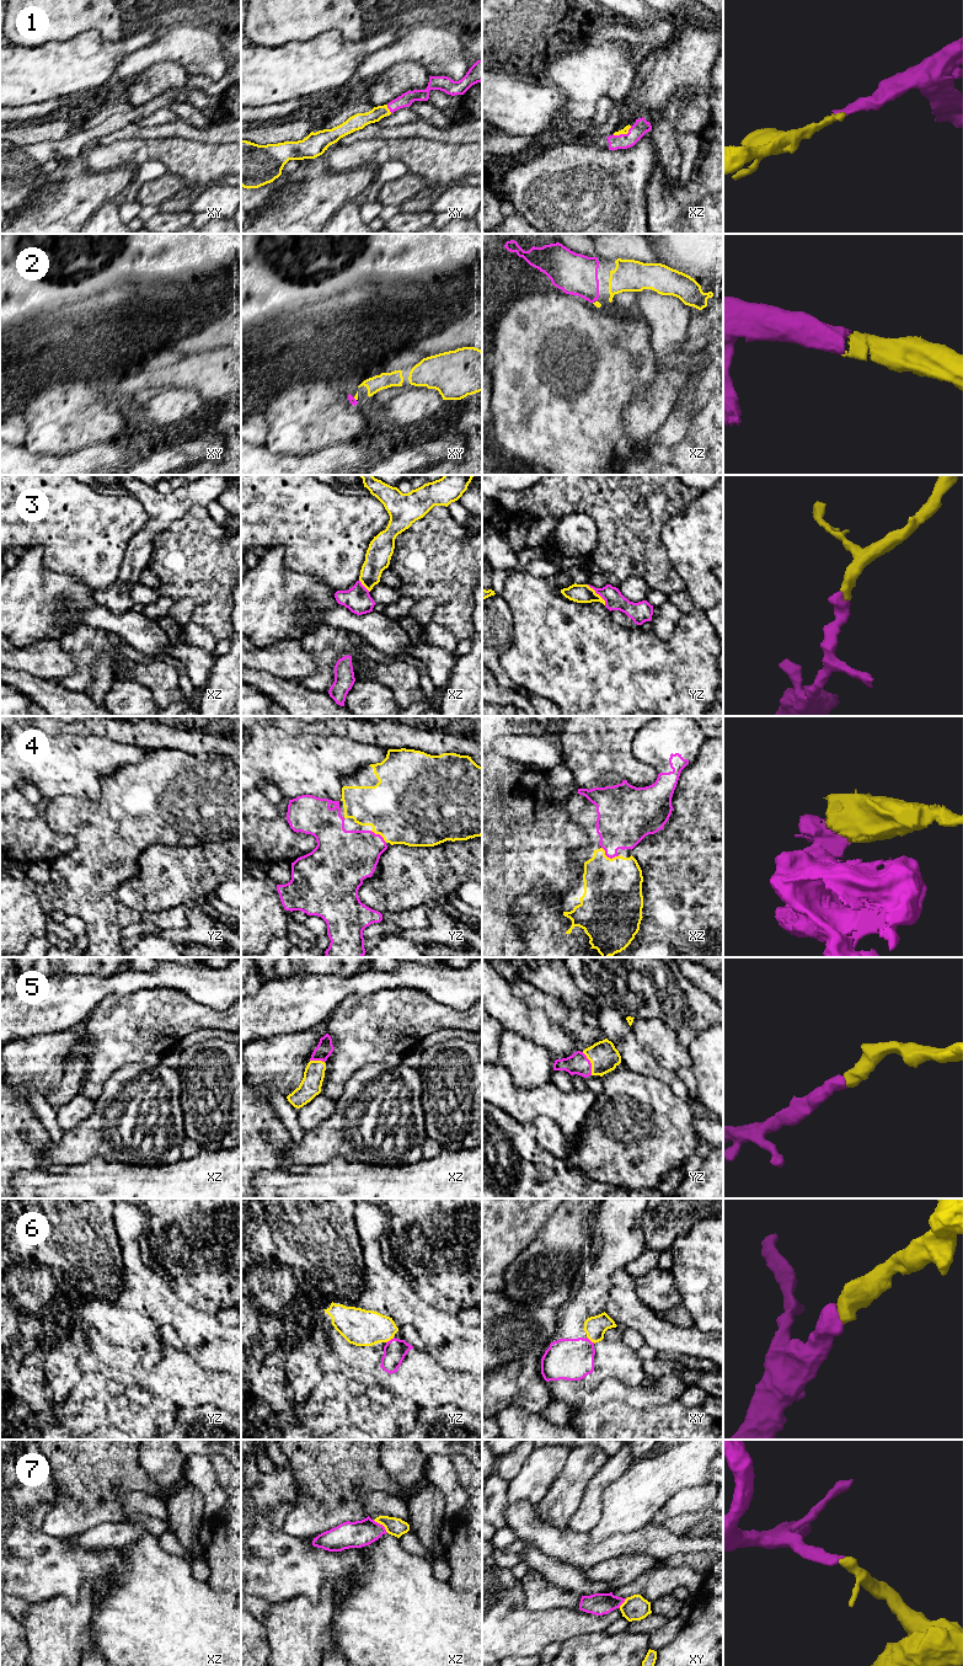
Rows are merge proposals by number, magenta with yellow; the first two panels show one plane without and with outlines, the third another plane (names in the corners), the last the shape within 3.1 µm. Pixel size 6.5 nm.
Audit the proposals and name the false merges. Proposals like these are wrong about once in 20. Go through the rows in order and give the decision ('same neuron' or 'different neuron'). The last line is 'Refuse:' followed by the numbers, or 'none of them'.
1: same neuron
2: same neuron
3: same neuron
4: same neuron
5: same neuron
6: same neuron
7: same neuron
Refuse: none of them

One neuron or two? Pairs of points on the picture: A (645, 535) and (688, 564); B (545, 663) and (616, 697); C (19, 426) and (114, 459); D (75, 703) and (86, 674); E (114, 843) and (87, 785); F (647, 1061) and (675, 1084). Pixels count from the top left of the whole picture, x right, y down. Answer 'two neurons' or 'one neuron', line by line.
A: two neurons
B: one neuron
C: two neurons
D: two neurons
E: two neurons
F: one neuron

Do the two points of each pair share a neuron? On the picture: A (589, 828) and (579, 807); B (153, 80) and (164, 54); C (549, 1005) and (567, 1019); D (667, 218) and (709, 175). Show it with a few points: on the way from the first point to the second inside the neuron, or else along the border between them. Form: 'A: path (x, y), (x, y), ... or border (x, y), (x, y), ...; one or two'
A: path (589, 823), (589, 817), (584, 812); one
B: border (182, 65), (175, 62), (159, 62), (135, 78); two
C: path (554, 1008), (562, 1015); one
D: path (670, 203), (675, 198), (677, 191), (694, 190); one

